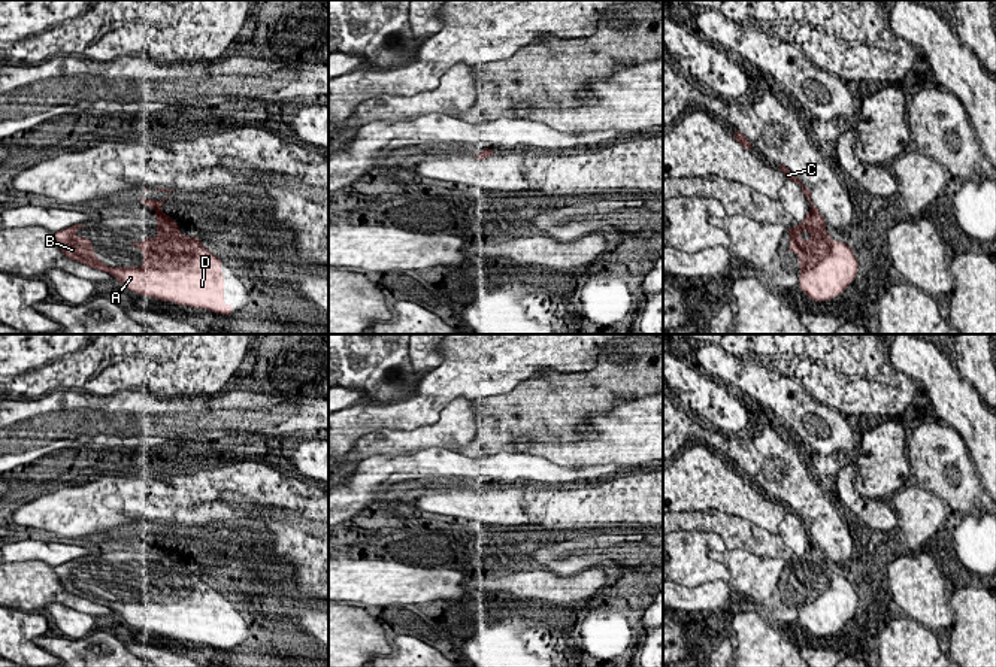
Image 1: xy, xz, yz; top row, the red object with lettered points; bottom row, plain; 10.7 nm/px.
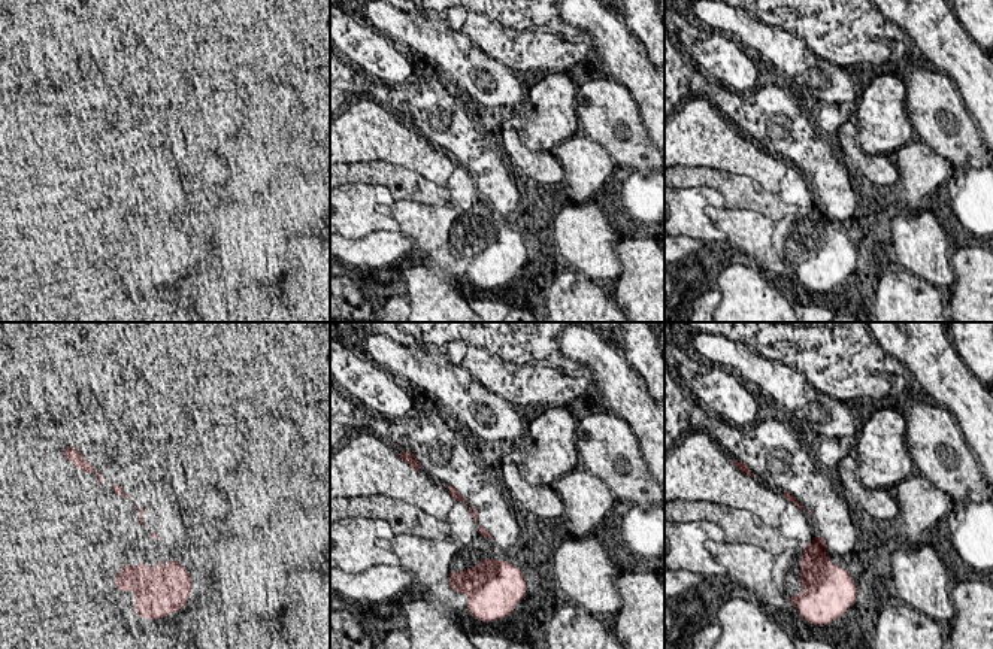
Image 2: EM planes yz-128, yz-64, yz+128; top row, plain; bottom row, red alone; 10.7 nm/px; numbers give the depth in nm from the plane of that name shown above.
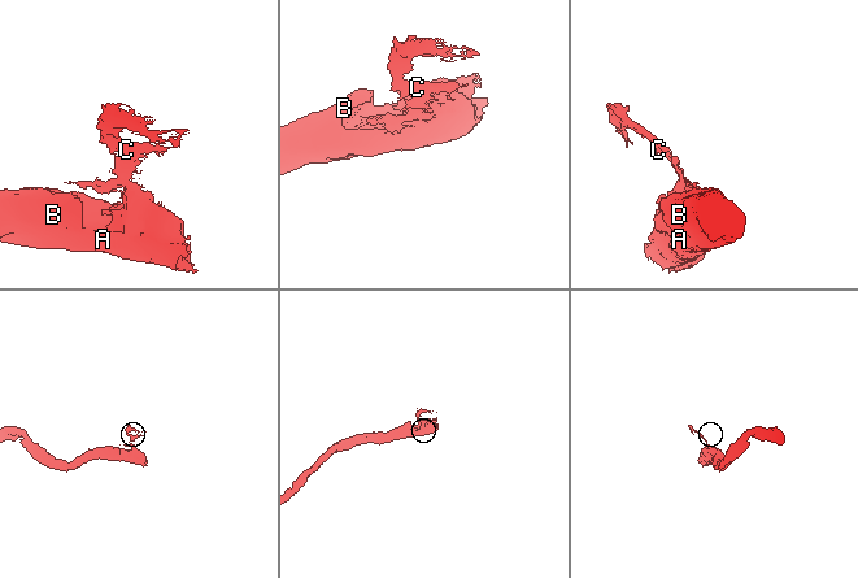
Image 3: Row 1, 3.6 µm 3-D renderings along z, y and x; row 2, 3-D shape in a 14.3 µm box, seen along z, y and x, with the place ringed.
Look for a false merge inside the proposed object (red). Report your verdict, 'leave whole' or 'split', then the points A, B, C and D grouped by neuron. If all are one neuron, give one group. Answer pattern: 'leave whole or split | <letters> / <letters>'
split | A B D / C

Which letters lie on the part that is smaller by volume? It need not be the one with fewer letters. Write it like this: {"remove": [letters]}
{"remove": ["C"]}

